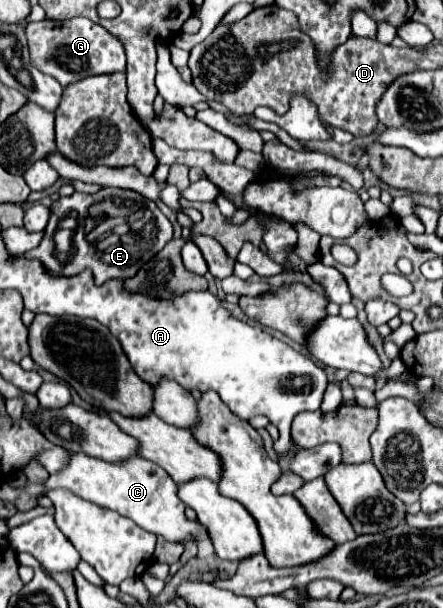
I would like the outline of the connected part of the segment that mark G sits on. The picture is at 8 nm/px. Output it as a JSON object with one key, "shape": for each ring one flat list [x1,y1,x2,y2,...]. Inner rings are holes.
{"shape":[[75,17,67,21,45,19,27,25,27,31,29,31,31,63,39,71,55,77,63,87,89,75,125,71,125,53,123,45,119,45,119,39,113,39,111,33,107,33,101,25,85,17]]}

